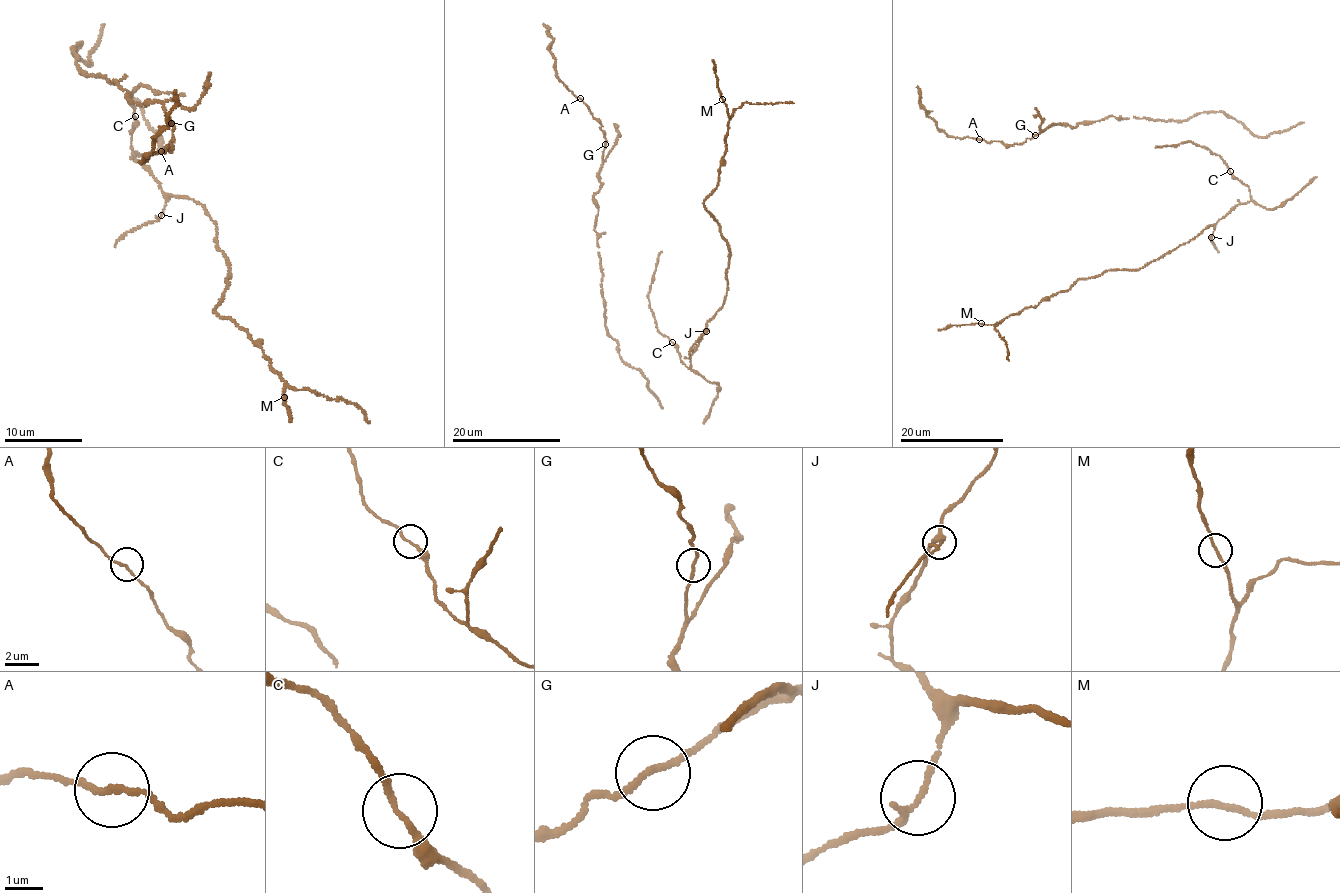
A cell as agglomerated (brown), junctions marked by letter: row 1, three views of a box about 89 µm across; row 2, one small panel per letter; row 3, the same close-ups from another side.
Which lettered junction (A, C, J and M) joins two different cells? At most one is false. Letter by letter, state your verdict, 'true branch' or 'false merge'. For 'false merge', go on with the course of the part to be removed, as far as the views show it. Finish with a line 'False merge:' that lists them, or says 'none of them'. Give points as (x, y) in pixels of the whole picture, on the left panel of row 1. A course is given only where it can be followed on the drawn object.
A: true branch
C: true branch
J: true branch
M: true branch
False merge: none of them

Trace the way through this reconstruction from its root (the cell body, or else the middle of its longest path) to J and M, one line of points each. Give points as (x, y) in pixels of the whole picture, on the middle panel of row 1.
J: (671, 342), (680, 361), (690, 368), (691, 354), (706, 331)
M: (671, 342), (690, 368), (727, 292), (728, 242), (704, 204), (725, 152), (722, 99)

